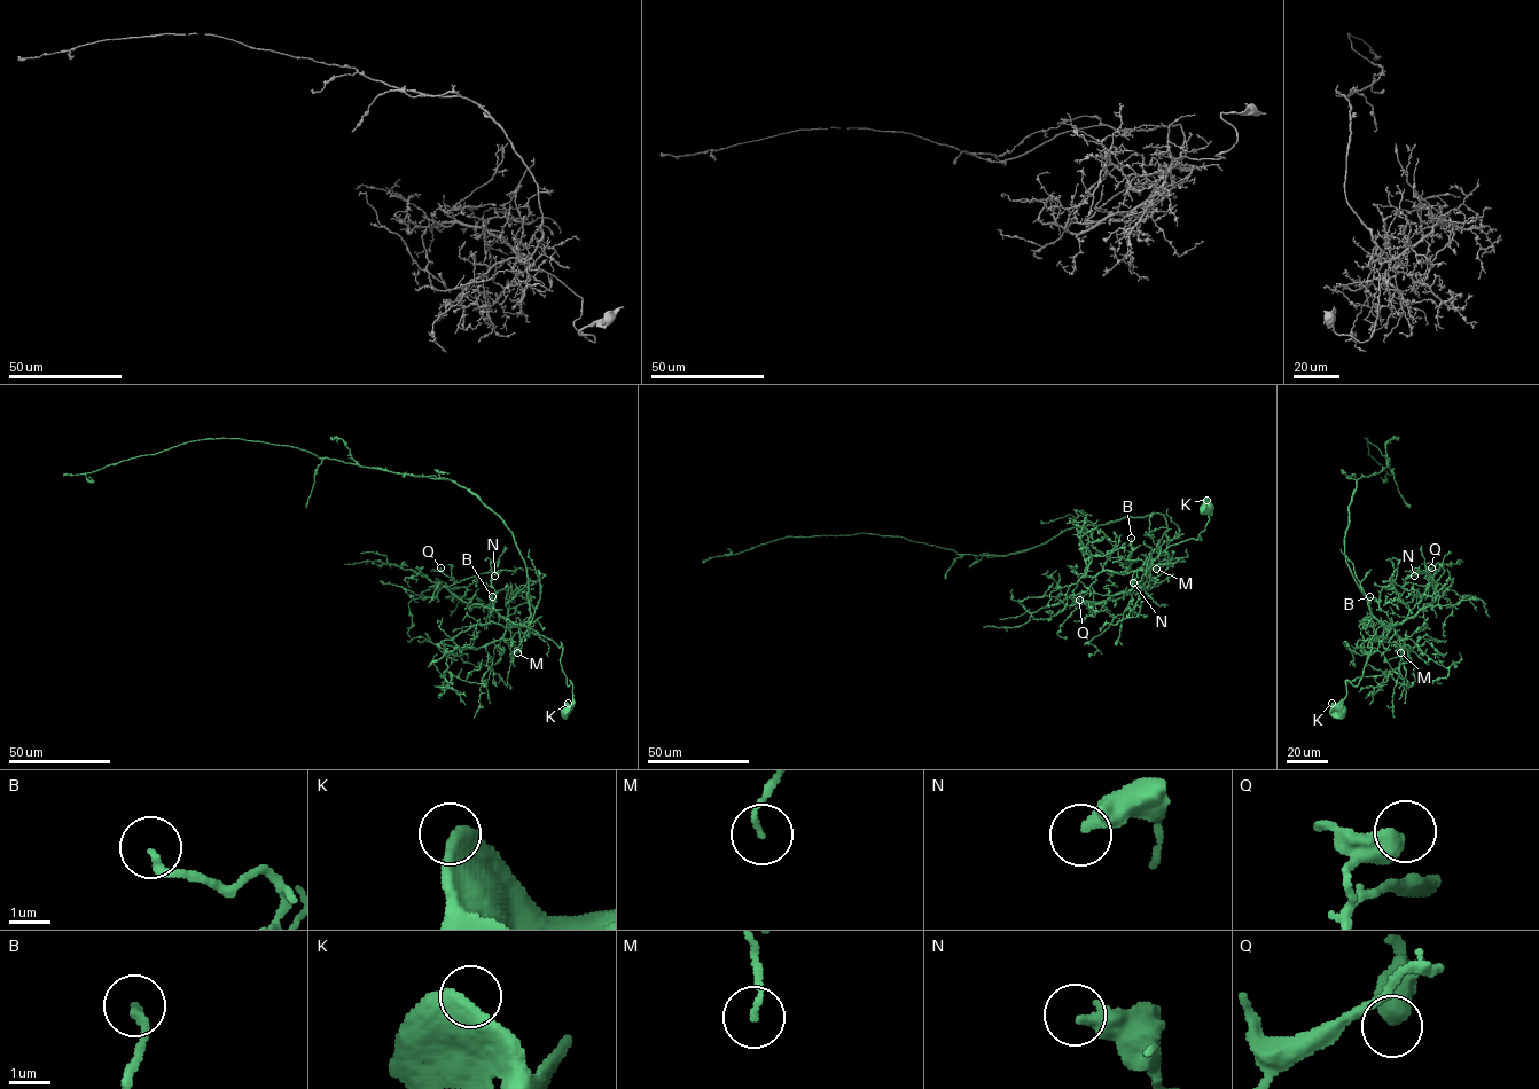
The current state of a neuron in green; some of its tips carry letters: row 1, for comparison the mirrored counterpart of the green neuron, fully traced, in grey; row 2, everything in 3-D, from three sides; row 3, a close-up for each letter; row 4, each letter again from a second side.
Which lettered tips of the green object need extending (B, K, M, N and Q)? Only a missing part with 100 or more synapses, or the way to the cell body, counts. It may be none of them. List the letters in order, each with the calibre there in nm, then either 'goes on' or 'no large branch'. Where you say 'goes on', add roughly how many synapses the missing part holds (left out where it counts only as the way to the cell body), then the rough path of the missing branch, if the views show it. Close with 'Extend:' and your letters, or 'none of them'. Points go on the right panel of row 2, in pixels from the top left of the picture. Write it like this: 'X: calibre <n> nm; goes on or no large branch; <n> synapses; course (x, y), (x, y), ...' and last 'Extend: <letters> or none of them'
B: calibre 200 nm; no large branch
K: calibre 550 nm; no large branch
M: calibre 120 nm; no large branch
N: calibre 400 nm; no large branch
Q: calibre 550 nm; no large branch
Extend: none of them

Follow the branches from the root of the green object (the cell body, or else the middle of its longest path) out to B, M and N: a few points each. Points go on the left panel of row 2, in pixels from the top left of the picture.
B: (567, 711), (572, 707), (572, 683), (567, 684), (560, 663), (562, 643), (526, 625), (491, 621), (492, 596)
M: (567, 711), (572, 683), (561, 642), (526, 625), (509, 627), (505, 637), (517, 652)
N: (567, 711), (572, 683), (561, 642), (468, 604), (447, 588), (494, 576)

